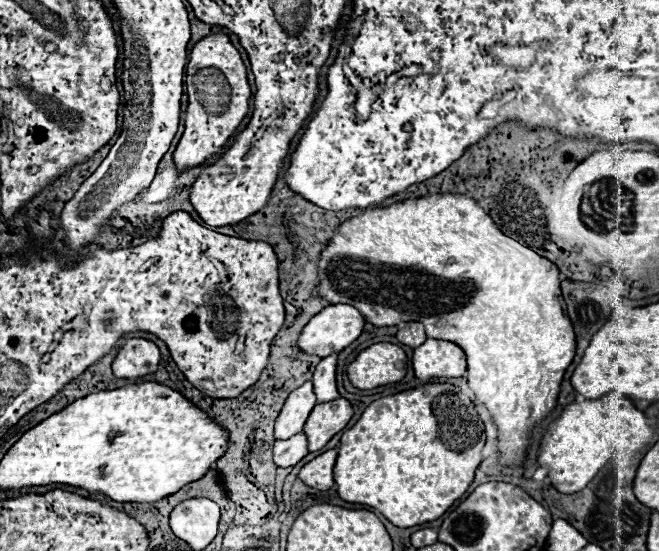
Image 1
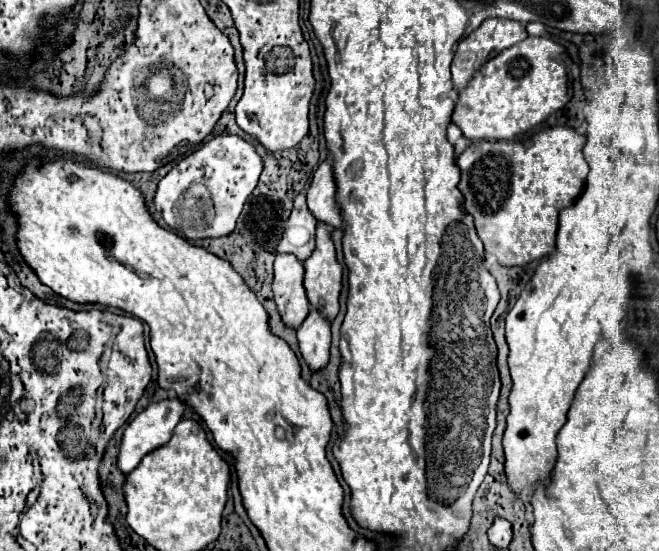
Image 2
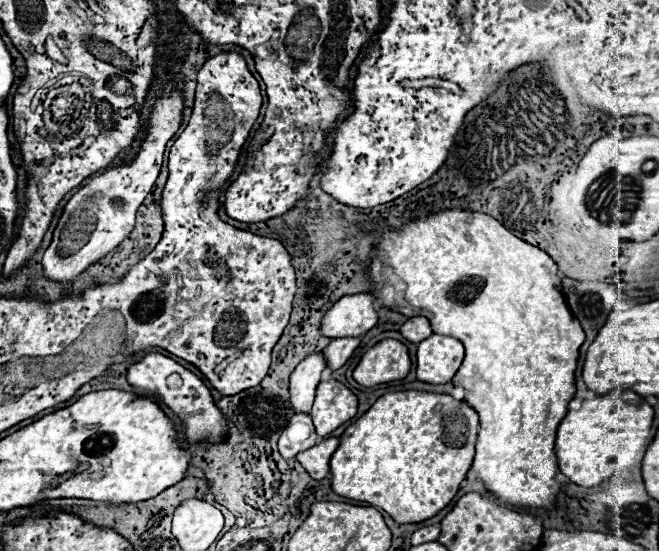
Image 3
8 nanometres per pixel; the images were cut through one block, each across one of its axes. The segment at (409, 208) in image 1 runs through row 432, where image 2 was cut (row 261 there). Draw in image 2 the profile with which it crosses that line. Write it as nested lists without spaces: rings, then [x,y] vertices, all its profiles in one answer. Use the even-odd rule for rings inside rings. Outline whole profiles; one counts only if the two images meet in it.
[[[547,126],[520,140],[472,142],[458,156],[456,164],[462,172],[458,188],[464,194],[466,212],[472,214],[476,222],[476,232],[484,242],[484,250],[494,254],[502,266],[524,266],[554,250],[558,232],[558,214],[562,208],[568,208],[576,202],[588,176],[588,164],[582,154],[584,144],[586,136],[578,134],[574,128]]]

